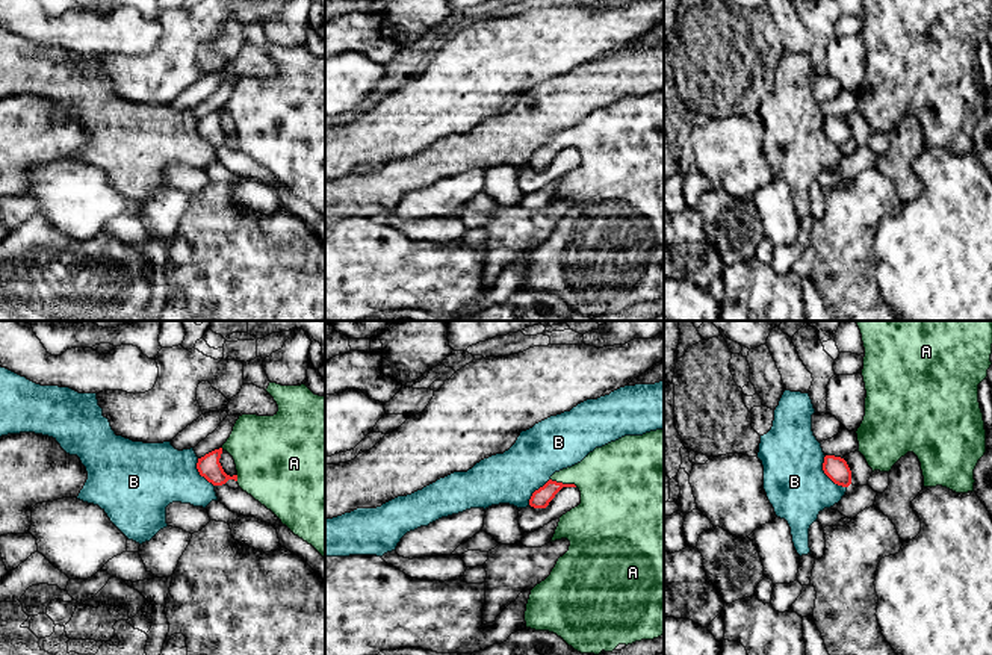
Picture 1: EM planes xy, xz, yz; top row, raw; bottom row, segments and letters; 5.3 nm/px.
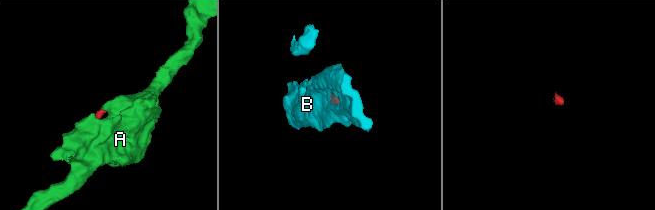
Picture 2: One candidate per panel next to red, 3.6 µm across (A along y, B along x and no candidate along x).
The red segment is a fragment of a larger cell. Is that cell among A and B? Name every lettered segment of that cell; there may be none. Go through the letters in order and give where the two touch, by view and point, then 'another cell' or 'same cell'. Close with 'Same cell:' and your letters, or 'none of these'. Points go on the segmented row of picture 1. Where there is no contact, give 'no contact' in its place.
A: xz (564, 484) | same cell
B: yz (827, 475) | another cell
Same cell: A

